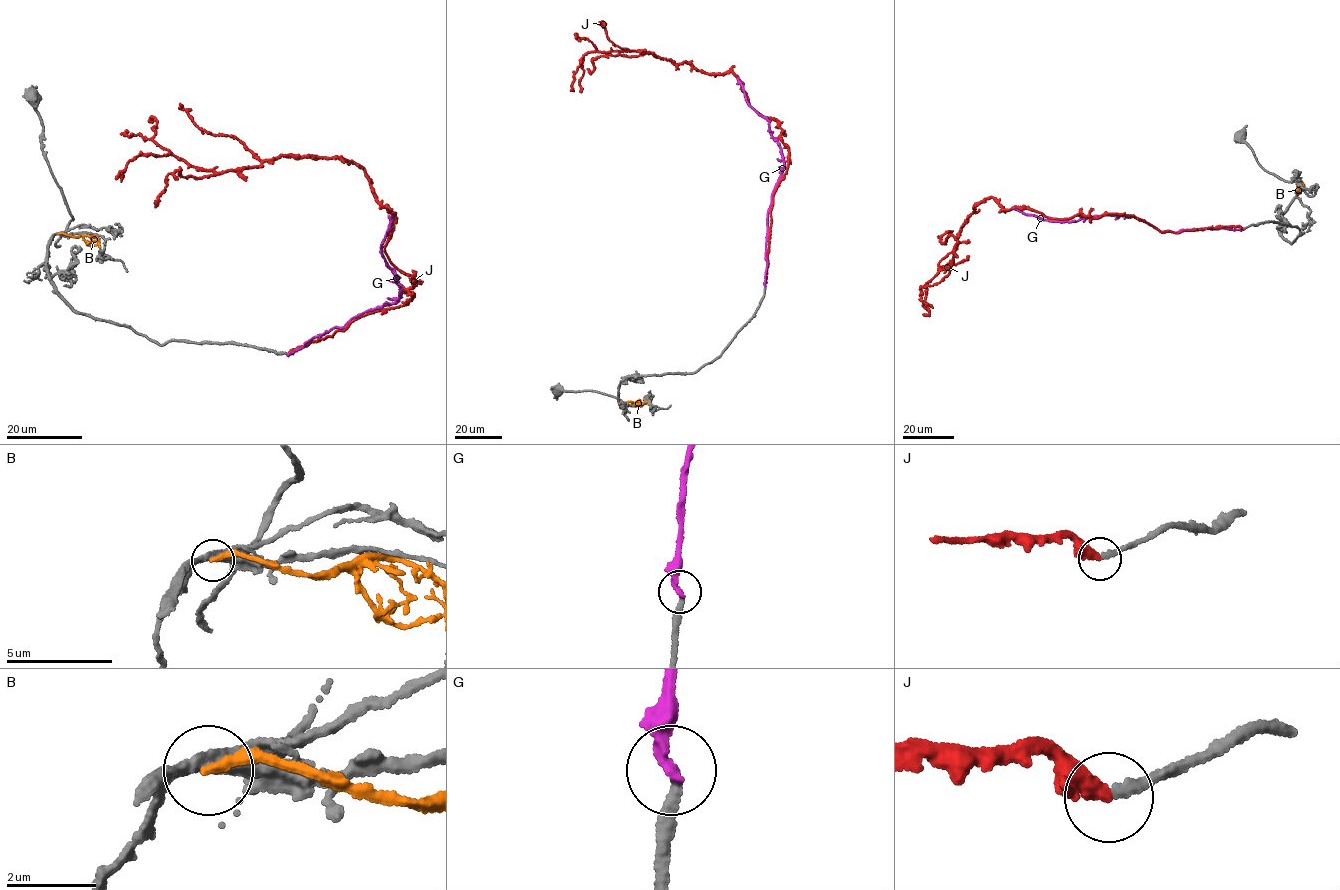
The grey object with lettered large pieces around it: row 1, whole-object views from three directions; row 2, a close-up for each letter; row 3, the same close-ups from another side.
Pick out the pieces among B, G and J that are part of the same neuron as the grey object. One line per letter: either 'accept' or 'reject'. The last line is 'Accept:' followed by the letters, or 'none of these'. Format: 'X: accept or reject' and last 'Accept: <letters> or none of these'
B: reject
G: reject
J: accept
Accept: J

